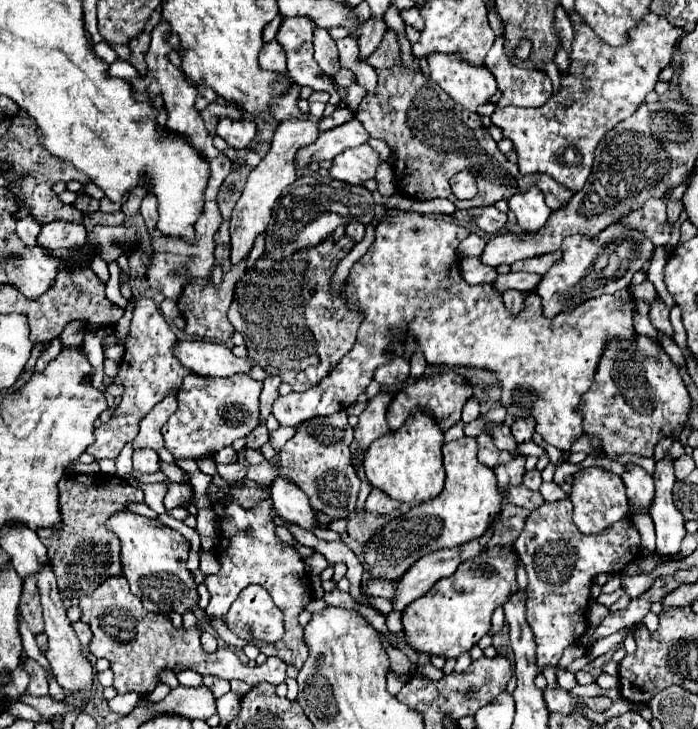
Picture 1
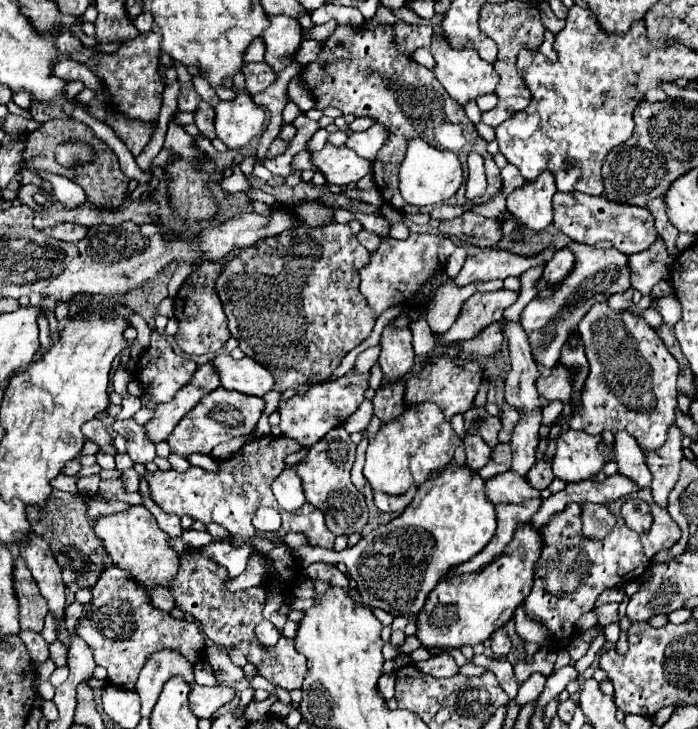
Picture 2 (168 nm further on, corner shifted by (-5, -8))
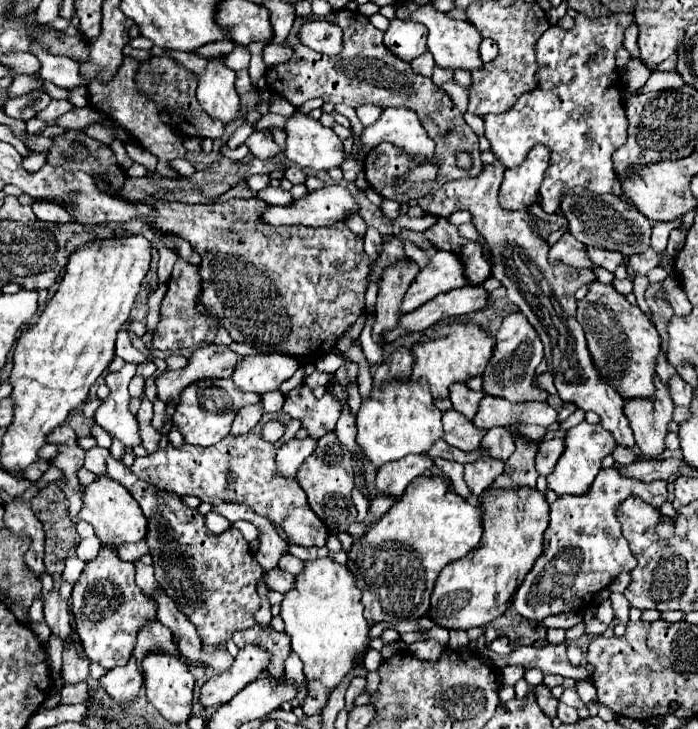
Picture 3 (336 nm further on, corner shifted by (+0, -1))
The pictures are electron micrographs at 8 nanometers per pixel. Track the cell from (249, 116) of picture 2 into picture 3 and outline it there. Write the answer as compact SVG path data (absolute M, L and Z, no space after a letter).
M219 58L211 60L207 72L201 74L197 100L213 120L229 124L241 118L243 104L235 90L235 72L229 70Z

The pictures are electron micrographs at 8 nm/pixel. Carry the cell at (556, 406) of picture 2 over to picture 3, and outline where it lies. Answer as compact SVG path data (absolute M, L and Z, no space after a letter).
M519 310L509 312L503 318L503 326L495 338L497 338L497 346L495 346L493 356L483 372L483 390L491 396L501 396L509 402L547 400L549 393L531 388L531 378L535 376L535 368L543 360L543 346L541 346L537 330L533 330L529 320Z

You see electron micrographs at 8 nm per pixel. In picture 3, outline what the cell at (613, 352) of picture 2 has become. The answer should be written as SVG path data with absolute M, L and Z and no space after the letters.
M595 280L589 284L589 294L577 304L577 320L585 330L599 376L609 382L623 400L651 398L655 394L655 362L661 352L661 338L641 308L629 304L613 286Z

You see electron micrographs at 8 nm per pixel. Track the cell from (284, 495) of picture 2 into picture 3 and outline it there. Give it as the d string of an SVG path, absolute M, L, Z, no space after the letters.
M305 438L305 440L289 440L277 450L277 470L283 478L295 478L299 466L307 456L313 454L317 446L317 440Z

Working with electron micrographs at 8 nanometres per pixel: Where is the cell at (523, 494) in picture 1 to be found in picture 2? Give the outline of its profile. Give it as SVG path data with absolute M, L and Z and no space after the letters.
M506 471L506 473L500 473L488 479L484 493L486 493L486 499L494 505L496 503L518 503L524 499L540 497L540 491L530 487L530 483L524 477L516 475L514 471Z

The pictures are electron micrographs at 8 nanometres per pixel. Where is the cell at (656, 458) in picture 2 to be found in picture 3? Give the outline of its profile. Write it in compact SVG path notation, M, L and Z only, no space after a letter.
M655 378L657 390L653 398L631 398L625 402L625 416L629 418L635 442L643 456L661 456L665 450L667 424L673 420L673 400L665 384Z

